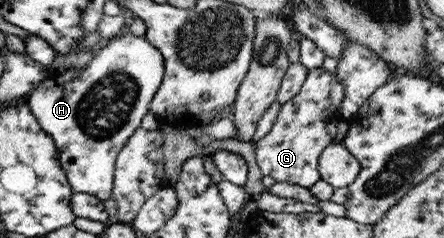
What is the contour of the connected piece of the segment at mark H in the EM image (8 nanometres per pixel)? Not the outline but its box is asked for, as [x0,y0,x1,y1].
[26,30,165,202]

